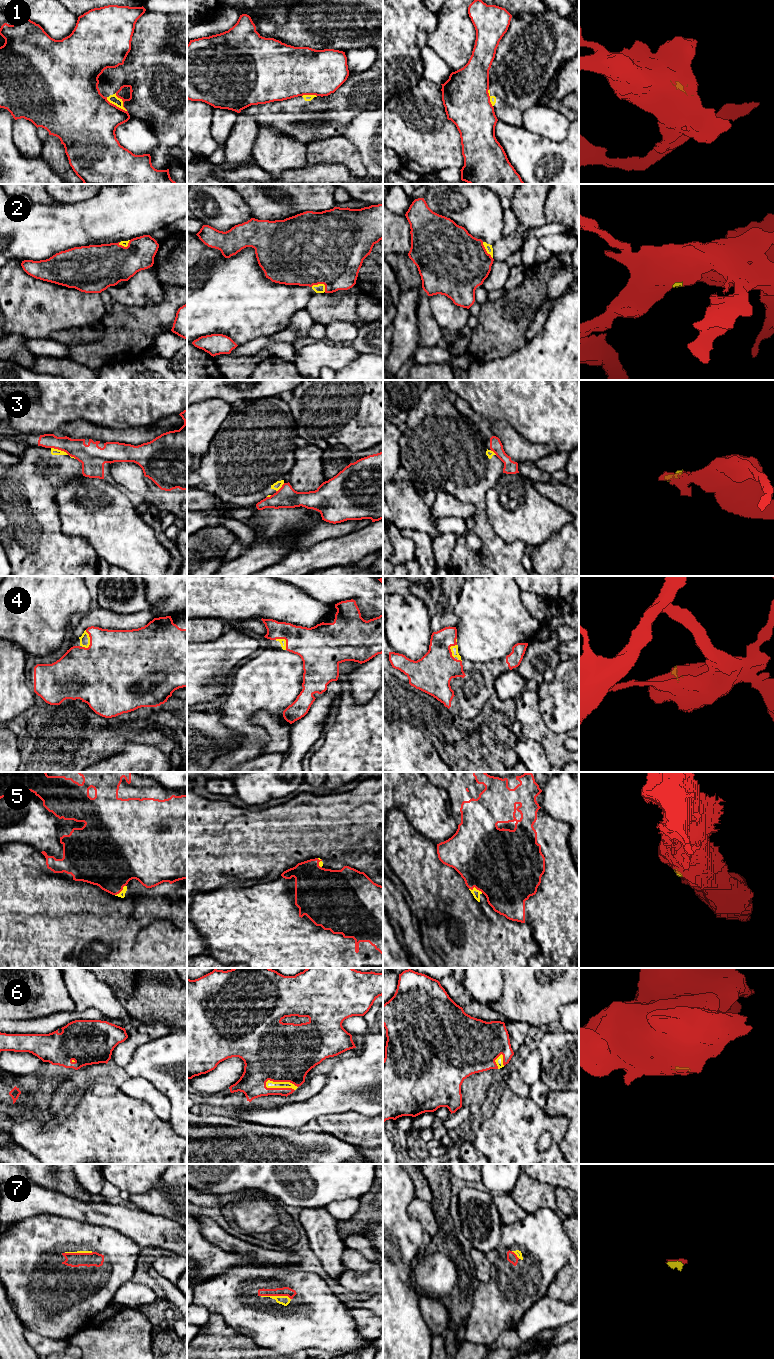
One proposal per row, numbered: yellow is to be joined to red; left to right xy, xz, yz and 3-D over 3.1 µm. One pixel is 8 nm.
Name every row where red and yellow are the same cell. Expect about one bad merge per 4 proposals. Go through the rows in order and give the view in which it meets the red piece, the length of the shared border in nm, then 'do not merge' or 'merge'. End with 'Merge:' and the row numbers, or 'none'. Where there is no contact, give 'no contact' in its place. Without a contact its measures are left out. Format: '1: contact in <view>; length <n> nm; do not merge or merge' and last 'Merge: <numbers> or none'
1: contact in xy; length 200 nm; do not merge
2: contact in xz; length 130 nm; merge
3: contact in xy; length 160 nm; do not merge
4: contact in xy; length 150 nm; merge
5: contact in yz; length 120 nm; merge
6: contact in xz; length 260 nm; merge
7: contact in xz; length 240 nm; merge
Merge: 2, 4, 5, 6, 7

